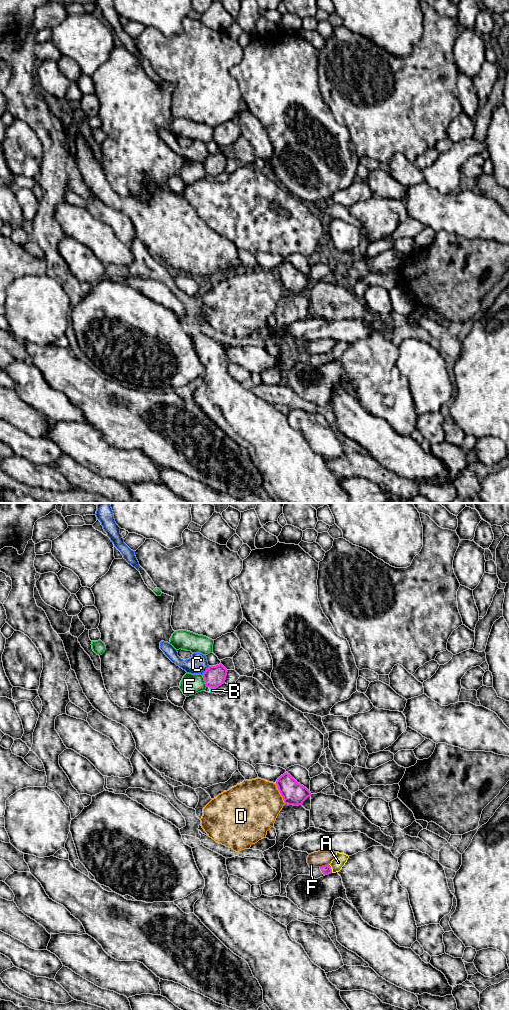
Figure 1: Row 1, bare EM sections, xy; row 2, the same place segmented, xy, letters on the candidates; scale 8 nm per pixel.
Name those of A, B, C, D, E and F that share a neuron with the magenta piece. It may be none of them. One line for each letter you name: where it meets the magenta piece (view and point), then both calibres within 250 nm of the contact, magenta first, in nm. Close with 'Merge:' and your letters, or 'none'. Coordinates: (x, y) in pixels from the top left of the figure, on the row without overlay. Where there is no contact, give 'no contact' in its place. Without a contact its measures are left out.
A: xy (330, 356) | 80/100 nm
Merge: A

